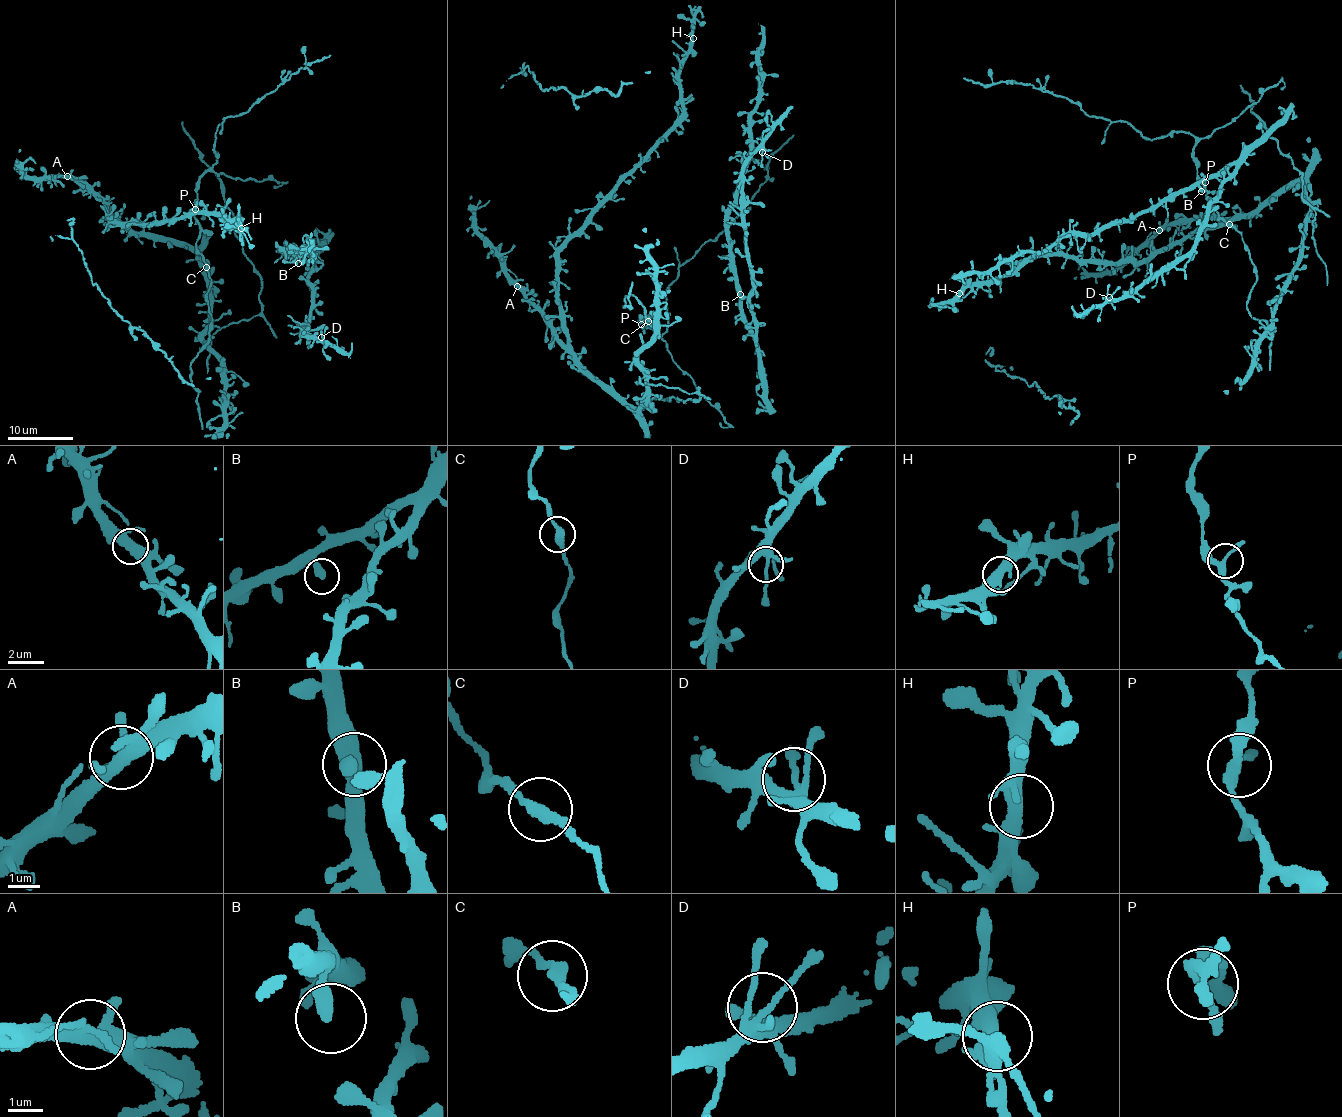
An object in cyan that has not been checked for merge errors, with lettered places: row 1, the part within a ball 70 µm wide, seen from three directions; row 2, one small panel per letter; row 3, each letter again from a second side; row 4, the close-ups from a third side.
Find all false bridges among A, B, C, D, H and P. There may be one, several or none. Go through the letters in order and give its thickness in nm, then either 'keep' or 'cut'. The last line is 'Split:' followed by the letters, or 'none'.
A: 400 nm | keep
B: 420 nm | keep
C: 300 nm | keep
D: 170 nm | keep
H: 360 nm | keep
P: 240 nm | keep
Split: none

